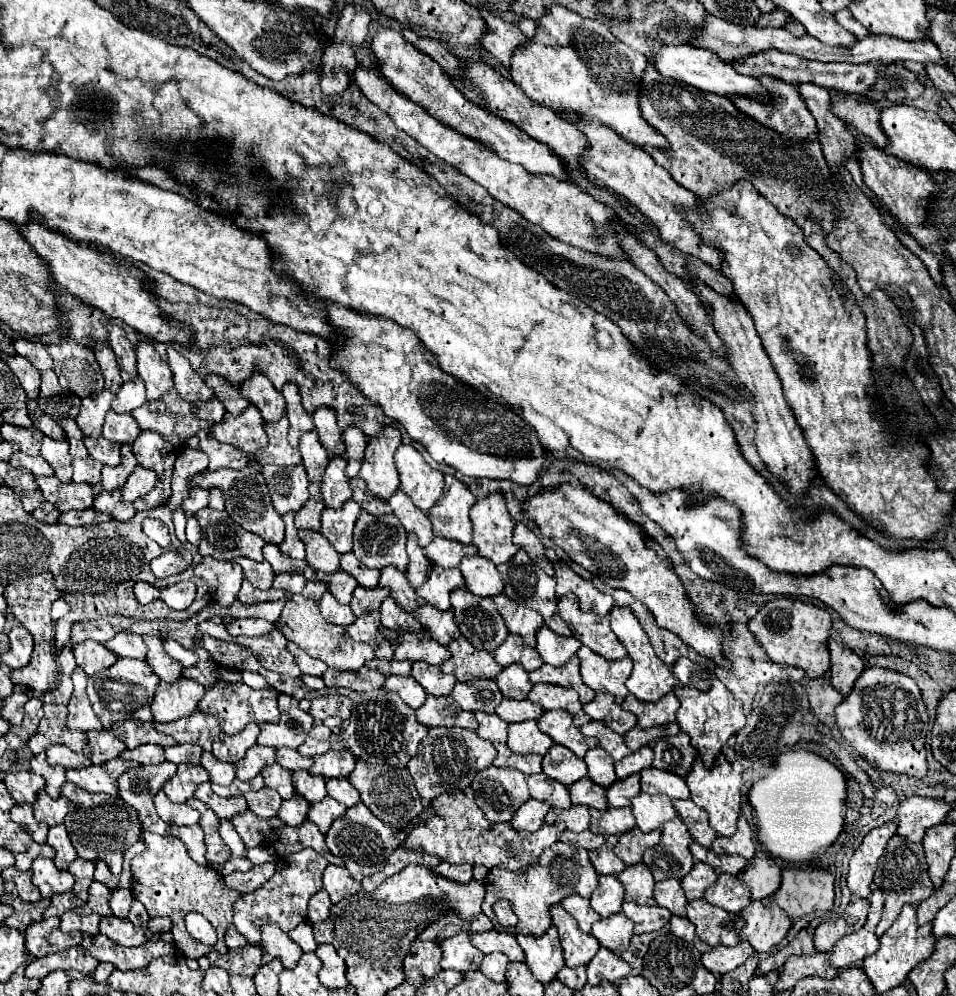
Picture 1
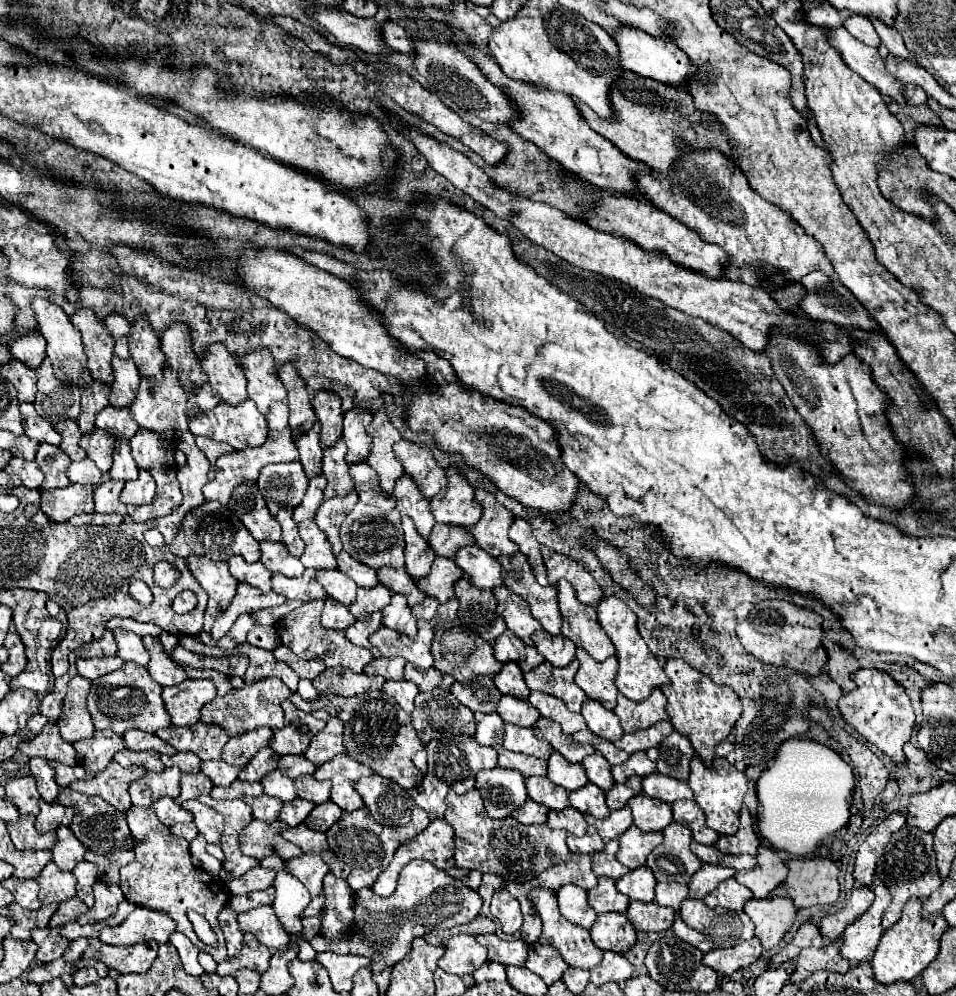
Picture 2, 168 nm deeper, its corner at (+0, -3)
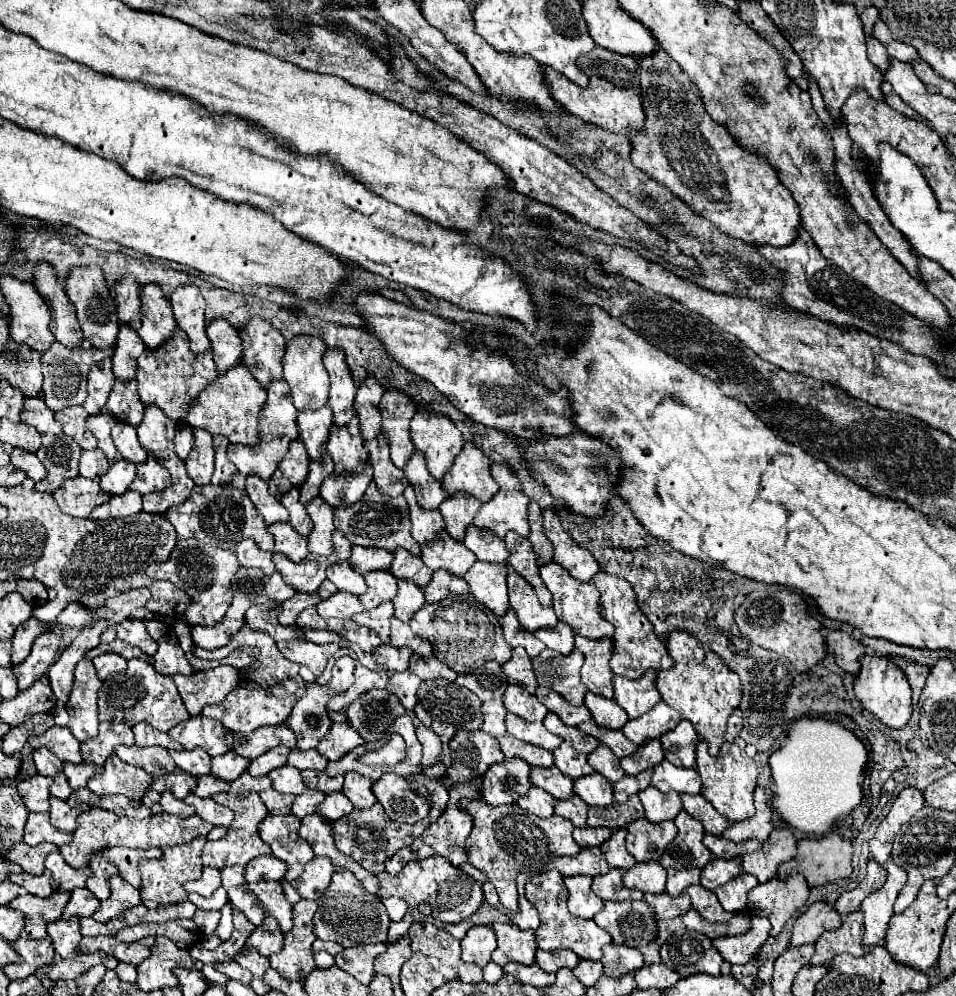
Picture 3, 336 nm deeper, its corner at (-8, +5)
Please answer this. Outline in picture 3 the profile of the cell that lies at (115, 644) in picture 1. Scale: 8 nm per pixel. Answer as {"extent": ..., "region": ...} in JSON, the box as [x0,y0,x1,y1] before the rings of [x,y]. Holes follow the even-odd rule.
{"extent":[117,620,157,656],"region":[[[135,620],[135,622],[121,622],[117,626],[117,636],[121,640],[125,640],[131,646],[141,648],[145,654],[153,656],[157,652],[157,642],[149,636],[149,632],[145,630],[145,622]]]}

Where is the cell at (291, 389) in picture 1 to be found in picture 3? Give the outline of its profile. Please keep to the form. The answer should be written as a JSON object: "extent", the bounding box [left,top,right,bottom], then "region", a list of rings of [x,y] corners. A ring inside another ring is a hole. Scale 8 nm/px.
{"extent":[283,336,329,410],"region":[[[297,336],[287,342],[285,356],[283,356],[283,374],[285,380],[291,386],[293,406],[297,410],[317,410],[327,404],[327,392],[329,392],[329,376],[323,366],[323,352],[325,344],[319,338],[313,336]]]}

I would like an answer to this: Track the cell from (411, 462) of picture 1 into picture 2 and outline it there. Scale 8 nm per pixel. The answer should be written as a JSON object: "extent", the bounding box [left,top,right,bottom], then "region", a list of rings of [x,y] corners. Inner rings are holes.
{"extent":[393,440,447,498],"region":[[[401,440],[395,444],[393,450],[401,458],[405,474],[415,480],[425,498],[433,498],[447,484],[445,468],[437,464],[429,448],[409,440]]]}

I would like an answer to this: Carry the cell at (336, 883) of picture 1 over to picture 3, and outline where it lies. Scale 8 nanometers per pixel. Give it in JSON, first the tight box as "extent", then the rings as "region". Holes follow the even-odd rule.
{"extent":[313,868,389,946],"region":[[[337,868],[333,872],[331,884],[325,890],[325,894],[317,900],[319,908],[313,918],[315,936],[321,940],[333,940],[341,946],[357,946],[357,944],[379,944],[387,942],[387,928],[389,928],[389,916],[385,906],[375,894],[365,892],[361,882],[345,868]]]}

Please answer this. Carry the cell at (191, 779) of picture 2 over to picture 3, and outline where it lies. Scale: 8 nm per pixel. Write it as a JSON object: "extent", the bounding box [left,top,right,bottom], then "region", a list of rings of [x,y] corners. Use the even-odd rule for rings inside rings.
{"extent":[193,774,229,798],"region":[[[207,774],[207,776],[197,776],[197,786],[193,790],[193,794],[201,796],[201,798],[211,798],[217,792],[227,792],[229,790],[229,782]]]}

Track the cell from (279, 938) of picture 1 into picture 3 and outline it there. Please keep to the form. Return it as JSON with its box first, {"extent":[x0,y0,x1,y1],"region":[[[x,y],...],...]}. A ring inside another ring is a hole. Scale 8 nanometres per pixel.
{"extent":[245,882,293,932],"region":[[[257,882],[257,884],[245,884],[245,890],[249,890],[257,900],[265,906],[265,916],[273,916],[281,932],[289,932],[293,922],[291,922],[291,904],[283,896],[283,888],[279,882]]]}

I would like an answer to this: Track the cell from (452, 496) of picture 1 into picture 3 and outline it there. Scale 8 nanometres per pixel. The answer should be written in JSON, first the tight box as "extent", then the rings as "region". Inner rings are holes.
{"extent":[441,444,497,502],"region":[[[465,444],[451,470],[441,480],[447,496],[469,494],[481,502],[489,502],[497,494],[497,484],[491,478],[489,466],[489,458],[479,448]]]}

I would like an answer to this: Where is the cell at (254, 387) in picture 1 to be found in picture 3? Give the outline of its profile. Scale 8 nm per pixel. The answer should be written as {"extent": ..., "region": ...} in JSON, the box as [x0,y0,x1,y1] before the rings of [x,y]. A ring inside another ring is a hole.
{"extent":[239,318,285,388],"region":[[[253,318],[239,332],[243,340],[243,364],[251,370],[255,380],[269,388],[273,380],[283,378],[281,356],[285,352],[285,340],[279,330],[261,318]]]}

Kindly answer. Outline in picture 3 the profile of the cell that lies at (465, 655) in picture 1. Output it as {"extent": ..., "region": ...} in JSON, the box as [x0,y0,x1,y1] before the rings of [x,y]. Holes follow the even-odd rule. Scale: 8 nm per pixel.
{"extent":[409,596,511,674],"region":[[[473,596],[447,598],[439,604],[425,604],[413,616],[413,620],[409,620],[409,626],[419,636],[429,638],[435,658],[447,664],[457,674],[473,672],[487,660],[497,660],[499,664],[505,664],[511,656],[511,648],[505,646],[505,640],[501,636],[499,620],[495,620],[489,610],[483,610],[483,606]]]}

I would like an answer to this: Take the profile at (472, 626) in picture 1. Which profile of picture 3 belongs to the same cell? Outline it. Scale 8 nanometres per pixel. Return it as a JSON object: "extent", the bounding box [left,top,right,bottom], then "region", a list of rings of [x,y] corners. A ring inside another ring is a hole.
{"extent":[465,562,509,618],"region":[[[475,562],[473,568],[465,574],[465,580],[471,588],[471,594],[489,608],[497,618],[505,616],[509,610],[509,596],[505,584],[507,568],[489,562]]]}

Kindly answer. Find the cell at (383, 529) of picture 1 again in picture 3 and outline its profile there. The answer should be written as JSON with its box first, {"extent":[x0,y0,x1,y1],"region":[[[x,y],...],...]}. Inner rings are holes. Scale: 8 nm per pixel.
{"extent":[335,482,421,556],"region":[[[373,482],[369,484],[365,496],[357,504],[335,510],[335,528],[341,534],[345,534],[345,538],[351,544],[369,546],[369,548],[385,548],[389,552],[393,552],[395,548],[405,548],[417,556],[421,552],[421,546],[411,536],[411,522],[409,522],[409,510],[407,510],[405,498],[403,496],[389,498],[381,492],[375,492]]]}

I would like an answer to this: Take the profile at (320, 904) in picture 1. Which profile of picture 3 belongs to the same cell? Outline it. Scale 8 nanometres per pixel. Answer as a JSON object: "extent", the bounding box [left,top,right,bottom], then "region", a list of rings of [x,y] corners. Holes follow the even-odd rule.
{"extent":[271,900,317,980],"region":[[[301,900],[293,906],[293,928],[285,934],[285,946],[279,954],[273,954],[271,966],[285,980],[305,980],[305,976],[315,968],[311,944],[317,938],[313,934],[313,914],[317,902]]]}

